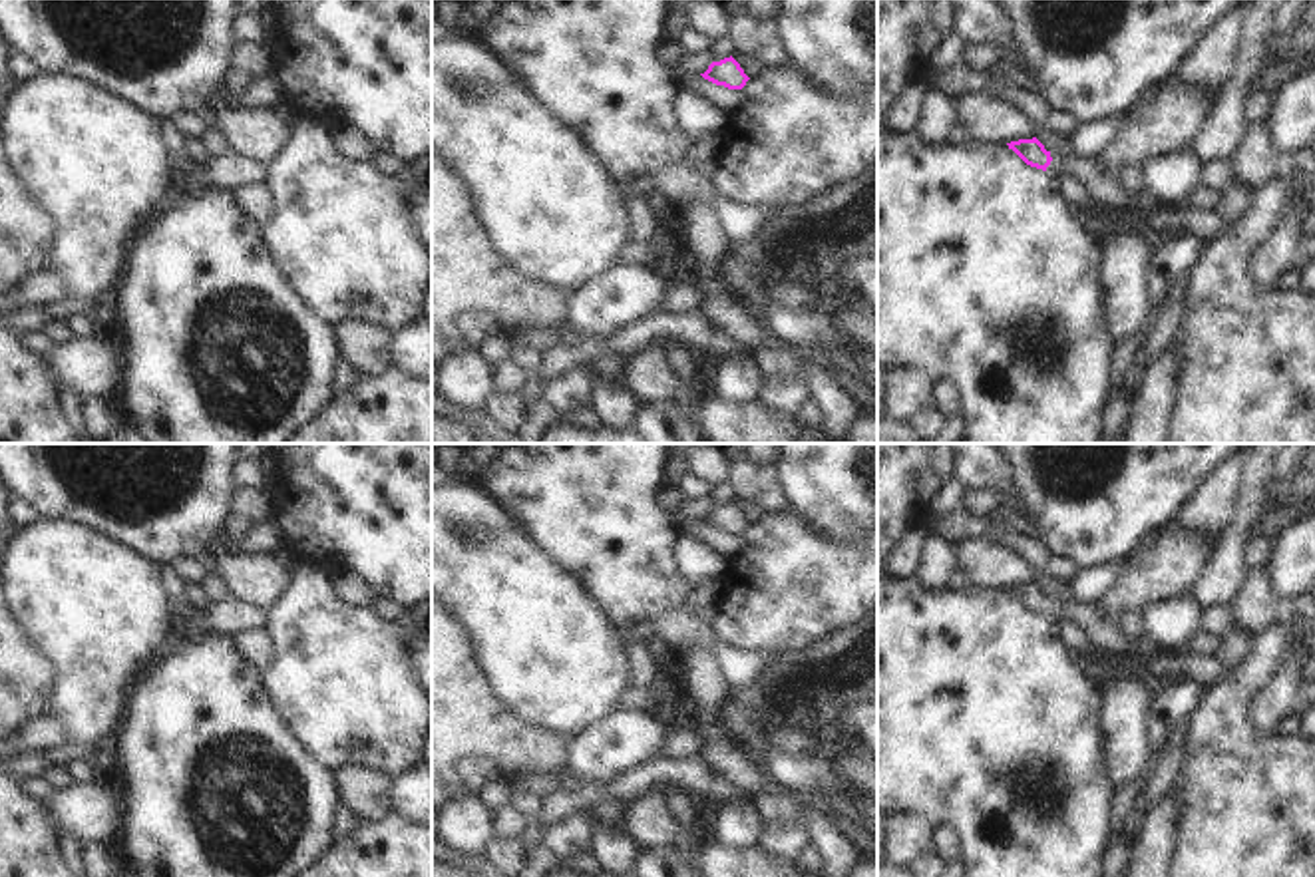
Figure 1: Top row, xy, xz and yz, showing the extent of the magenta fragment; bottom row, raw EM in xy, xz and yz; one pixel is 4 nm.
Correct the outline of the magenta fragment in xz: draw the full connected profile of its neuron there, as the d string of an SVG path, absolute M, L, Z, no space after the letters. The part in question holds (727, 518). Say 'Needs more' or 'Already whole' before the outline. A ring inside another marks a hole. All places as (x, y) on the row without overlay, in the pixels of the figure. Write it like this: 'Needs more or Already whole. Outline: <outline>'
Already whole. Outline: M732 501L720 507L712 507L708 515L700 521L728 535L742 535L746 527L750 525Z

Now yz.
Needs more. Outline: M1019 585L1007 589L1027 611L1036 613L1060 624L1074 620L1088 636L1094 648L1112 656L1144 654L1148 668L1160 676L1186 676L1200 682L1204 688L1218 682L1229 668L1216 656L1202 656L1198 652L1160 652L1146 642L1134 640L1122 626L1104 614L1100 605L1068 603L1058 597L1046 597L1044 591L1033 585Z

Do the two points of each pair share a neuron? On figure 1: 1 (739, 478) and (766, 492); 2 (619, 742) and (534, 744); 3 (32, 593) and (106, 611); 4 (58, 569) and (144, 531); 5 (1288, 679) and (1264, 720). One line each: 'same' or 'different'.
1: same
2: different
3: same
4: different
5: same

